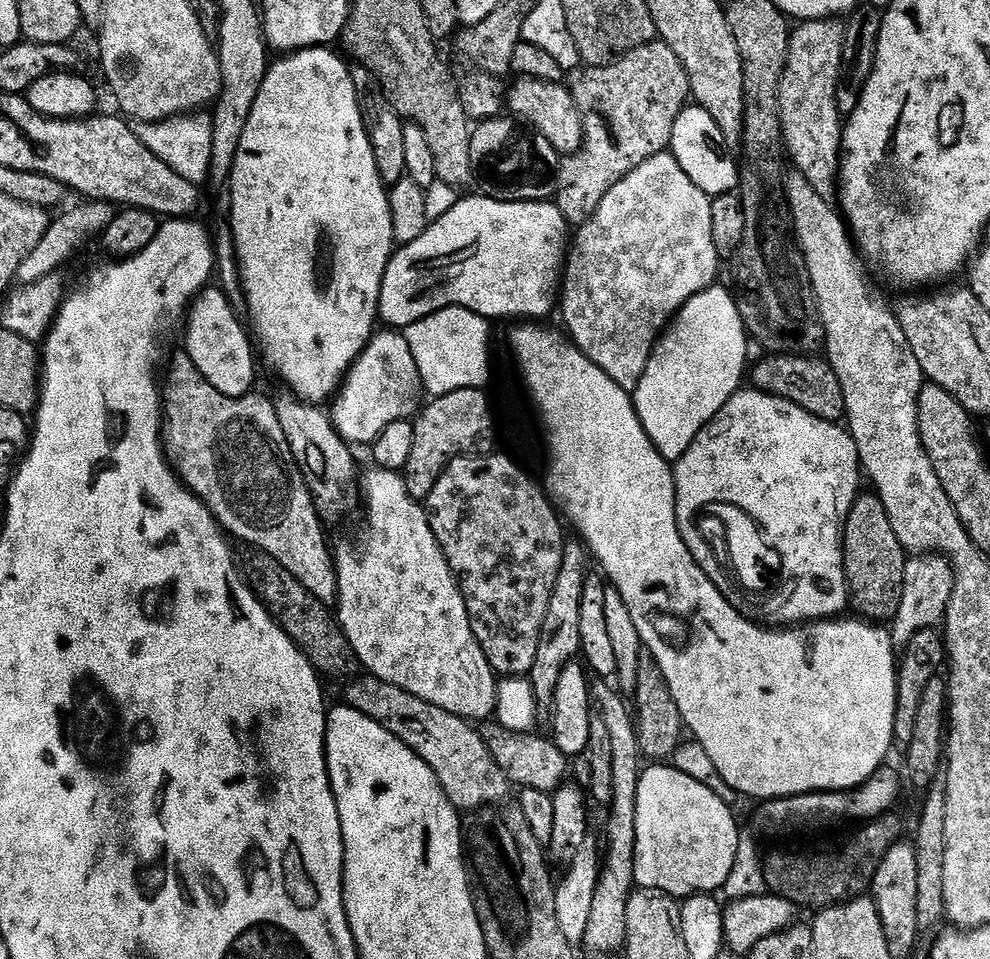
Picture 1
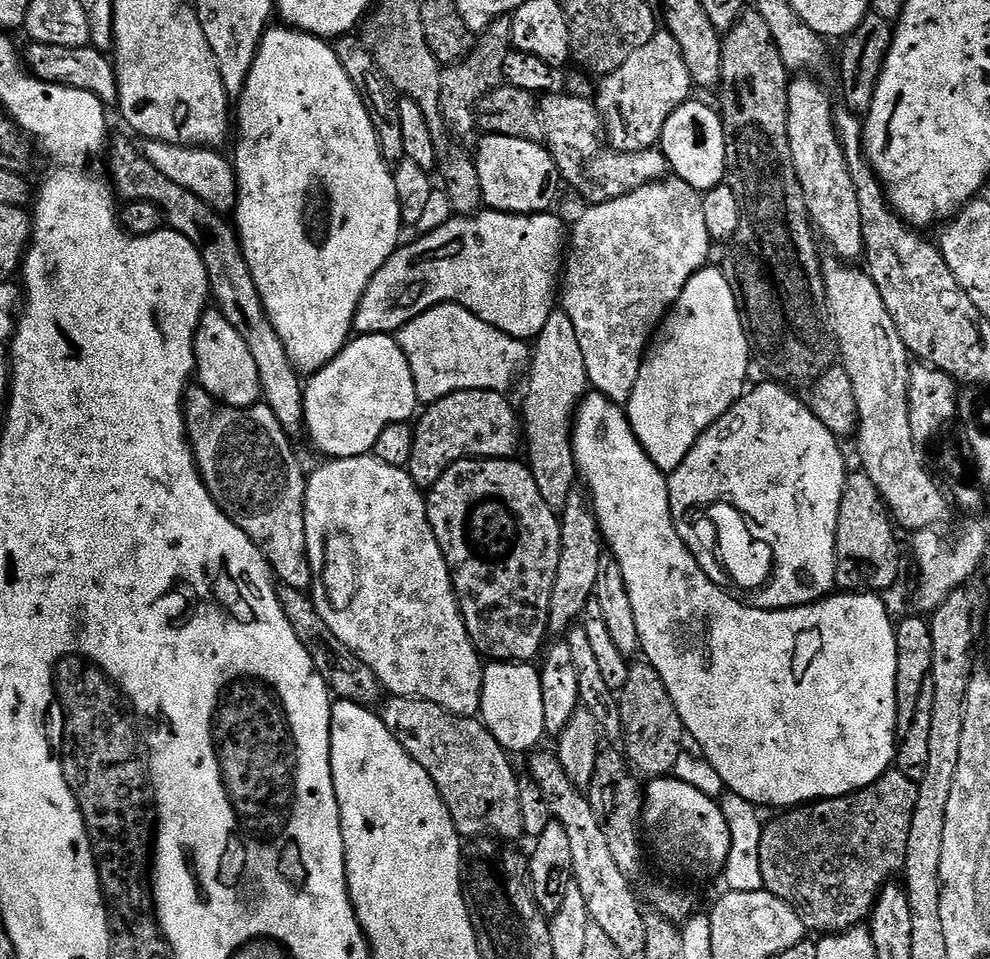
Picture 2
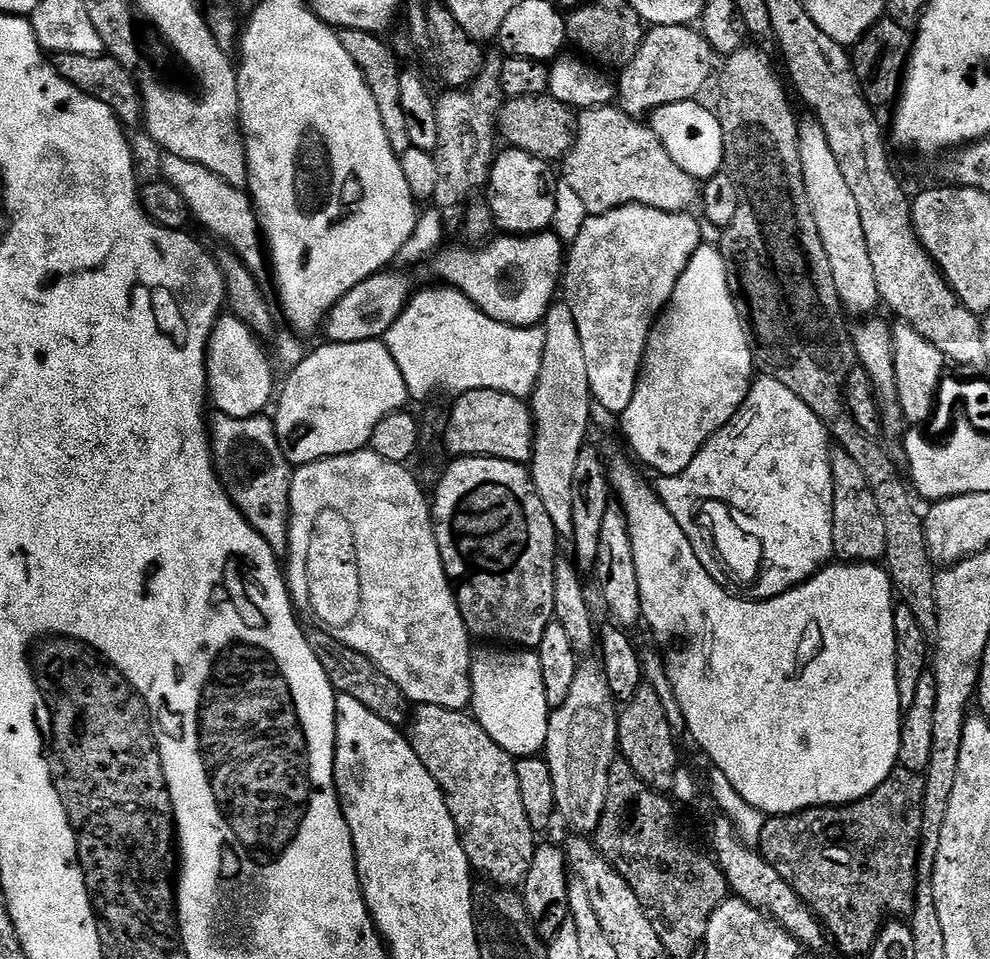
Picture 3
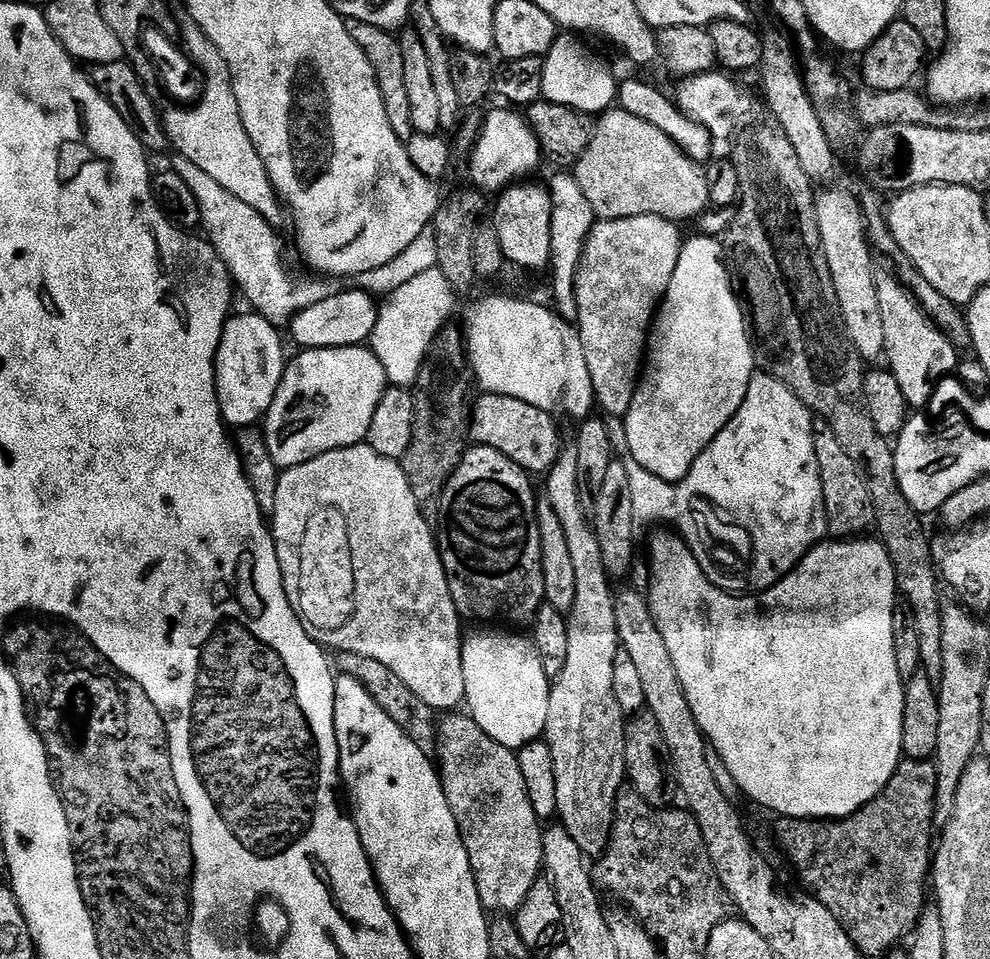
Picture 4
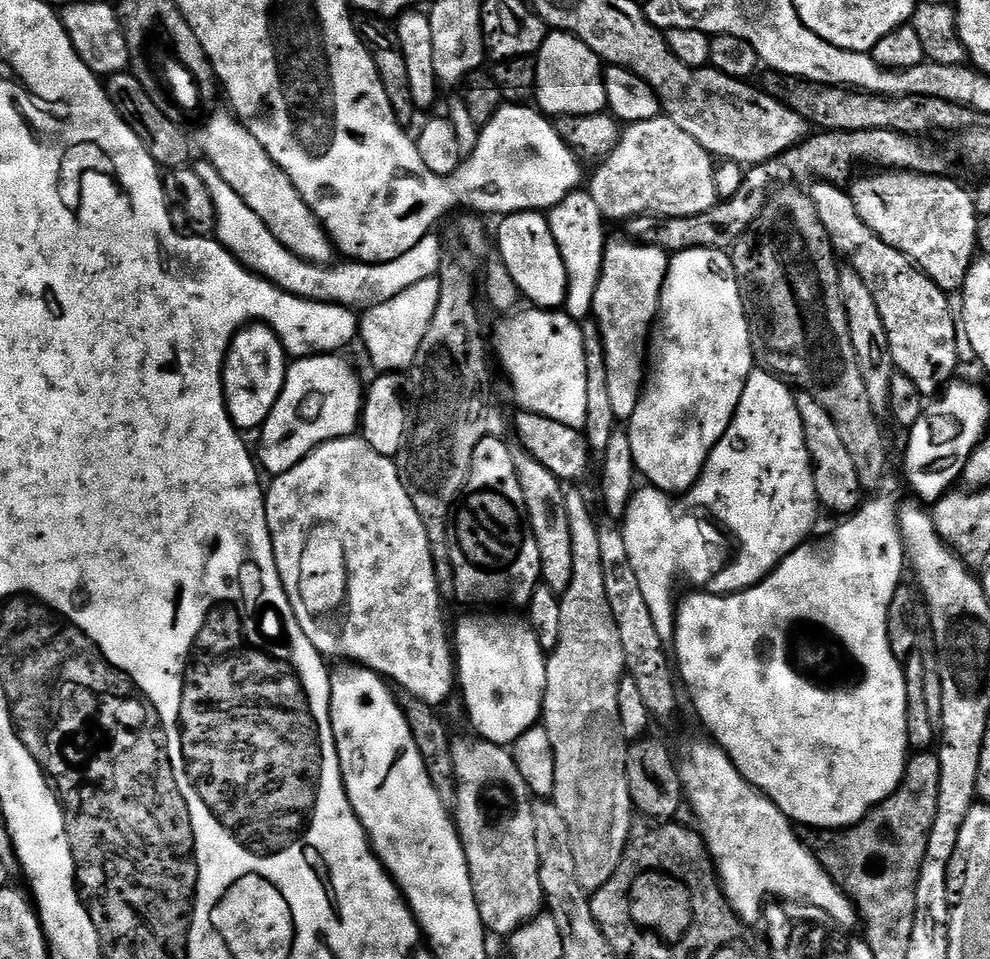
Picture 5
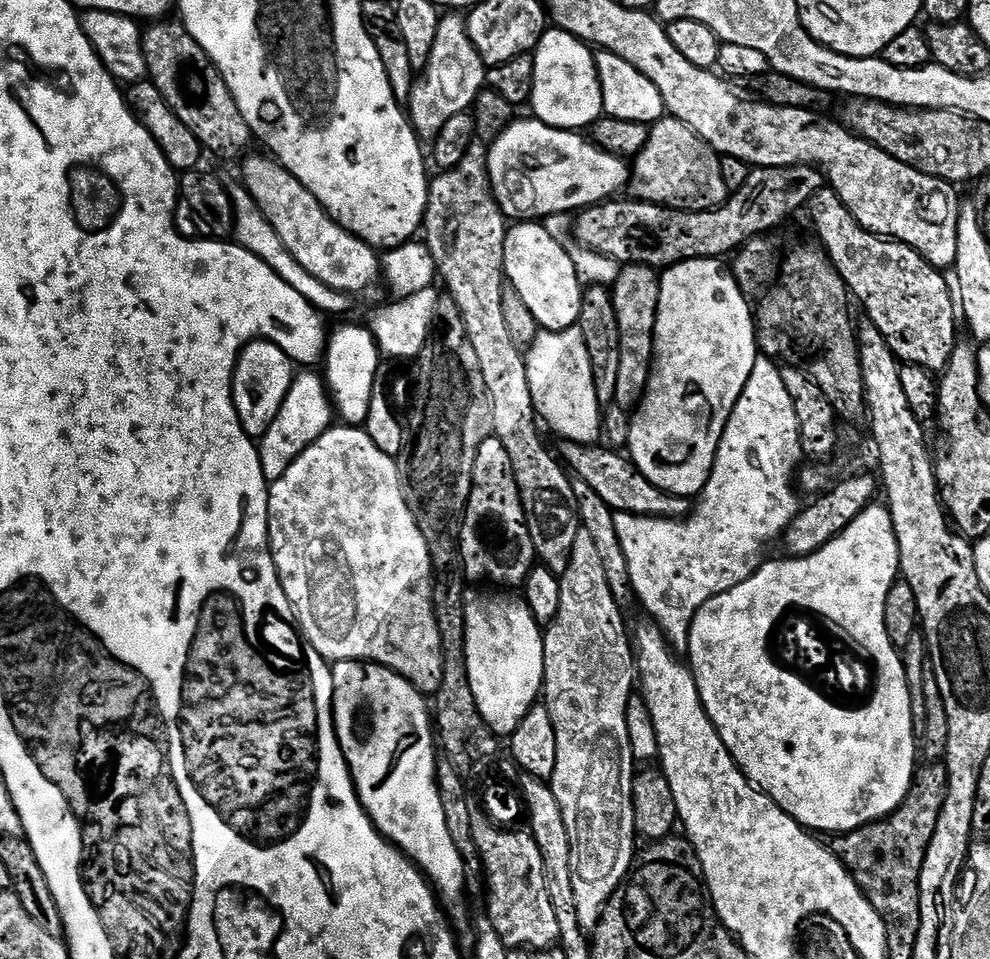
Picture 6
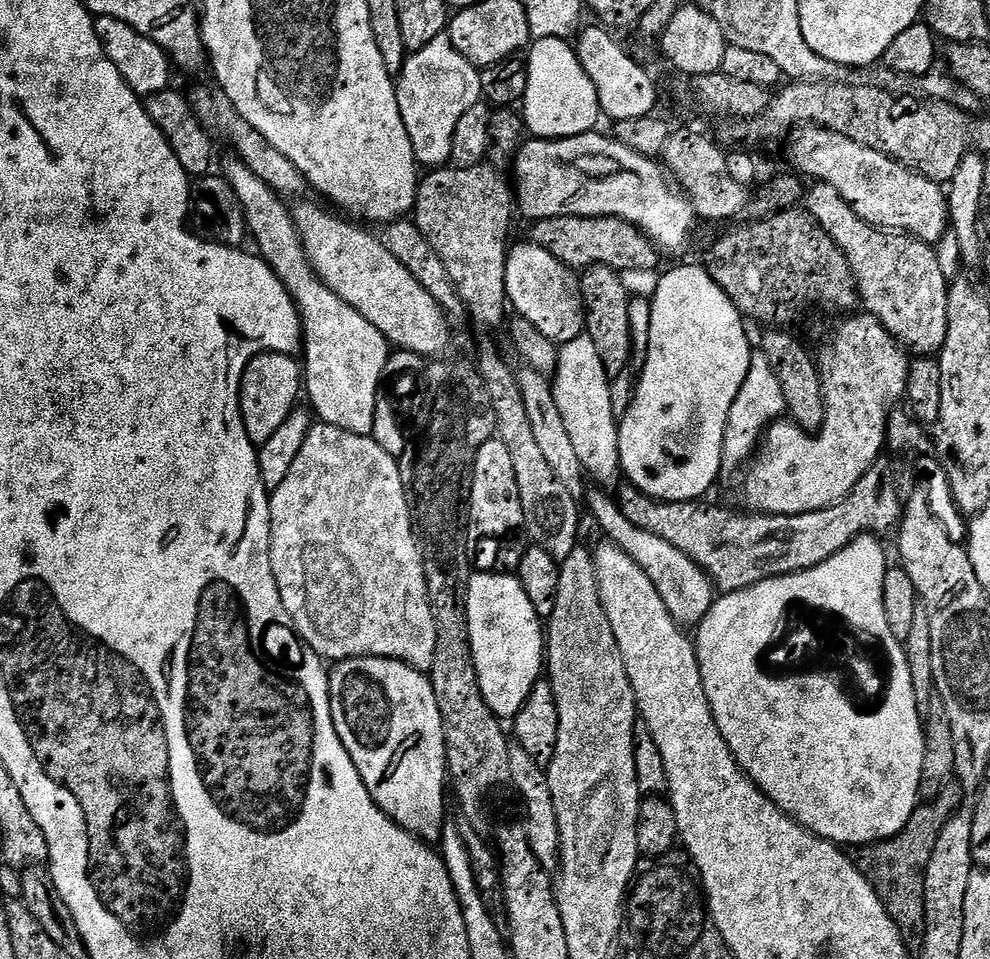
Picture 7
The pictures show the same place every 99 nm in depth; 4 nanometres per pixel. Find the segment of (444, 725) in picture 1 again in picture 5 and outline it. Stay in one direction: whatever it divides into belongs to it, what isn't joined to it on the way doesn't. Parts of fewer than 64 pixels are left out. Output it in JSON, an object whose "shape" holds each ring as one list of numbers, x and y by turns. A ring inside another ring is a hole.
{"shape":[[475,734,457,735,452,742,452,753,456,775,454,823,462,842,462,850,466,854,470,882,474,886,474,902,478,906,478,914,482,918,485,929,491,935,500,934,504,938,518,931,526,921,540,915,545,907,542,878,538,866,538,842,534,839,532,800,526,782,522,782,522,774,518,766,514,766,511,751,505,745,482,740],[492,787,509,792,513,802,516,803,508,820,488,820,488,812,484,809,484,792,490,791]]}

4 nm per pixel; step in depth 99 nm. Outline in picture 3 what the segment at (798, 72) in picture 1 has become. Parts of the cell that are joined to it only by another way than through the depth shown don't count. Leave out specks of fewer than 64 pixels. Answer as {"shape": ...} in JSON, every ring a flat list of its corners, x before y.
{"shape":[[814,118,801,119,798,130,798,154,802,158,802,178,806,182,806,198,810,198,810,210,814,214,814,223,818,226,818,235,822,237,822,250,826,250,826,258,830,258,830,270,834,273,834,286,838,290,838,298,843,304,845,313,852,312,856,318,868,318,882,301,878,294,878,282,874,282,874,265,870,263,870,249,866,246,866,234,862,231,862,218,858,214,858,205,846,178,842,178,842,170,838,166,838,158,830,151,830,142,826,138,826,130]]}

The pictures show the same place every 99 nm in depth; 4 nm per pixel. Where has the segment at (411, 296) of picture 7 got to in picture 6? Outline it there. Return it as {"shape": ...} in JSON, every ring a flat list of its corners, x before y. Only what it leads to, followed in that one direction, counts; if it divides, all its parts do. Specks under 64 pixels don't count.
{"shape":[[267,155,251,156,243,161,244,188,254,198,254,202,258,202,262,214,266,214,278,238,282,238,282,246,294,254,294,262,298,262,306,274,314,274,318,282,330,286,336,292,349,294,364,292,375,280,381,279,382,260,377,249,338,226,338,222,330,218,318,198,314,198,314,194,310,194,310,190,306,190,306,186,302,186,294,174,286,171,279,160]]}

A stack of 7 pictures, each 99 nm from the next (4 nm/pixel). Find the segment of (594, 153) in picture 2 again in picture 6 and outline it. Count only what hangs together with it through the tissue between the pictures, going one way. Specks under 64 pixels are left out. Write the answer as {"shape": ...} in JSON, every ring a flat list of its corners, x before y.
{"shape":[[665,115,648,130,646,142,630,164,630,191,647,204,660,204,663,208,705,212,728,201,729,190,722,179,720,153,716,152,686,122]]}

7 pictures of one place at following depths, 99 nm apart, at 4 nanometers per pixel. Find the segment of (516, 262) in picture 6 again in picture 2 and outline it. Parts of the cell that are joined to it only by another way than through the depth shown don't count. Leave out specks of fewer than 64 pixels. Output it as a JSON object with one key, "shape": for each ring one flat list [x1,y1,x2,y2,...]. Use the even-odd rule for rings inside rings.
{"shape":[[484,134,479,138,480,145,474,151,474,159,478,179,482,181,485,205,491,211,509,212,515,216,537,216,539,212,552,212,562,192,562,181,558,166,547,147,534,140,510,138,506,134],[536,168,540,168,540,180,532,180,532,184,544,184,544,188,556,196,548,196,548,200,544,200,544,188,524,188,524,176,536,176],[532,192,536,192,536,200,532,200]]}

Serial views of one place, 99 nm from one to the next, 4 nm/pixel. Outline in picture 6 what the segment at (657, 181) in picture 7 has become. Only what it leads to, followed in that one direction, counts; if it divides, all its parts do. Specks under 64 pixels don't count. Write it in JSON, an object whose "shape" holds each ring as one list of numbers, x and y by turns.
{"shape":[[527,119,513,120,512,125,488,150,488,177,492,183,492,192,509,221,540,222,559,212,575,214,592,204,602,204,609,198,619,197,620,190,627,187,630,168,621,157,602,150,579,131,551,128,538,119]]}

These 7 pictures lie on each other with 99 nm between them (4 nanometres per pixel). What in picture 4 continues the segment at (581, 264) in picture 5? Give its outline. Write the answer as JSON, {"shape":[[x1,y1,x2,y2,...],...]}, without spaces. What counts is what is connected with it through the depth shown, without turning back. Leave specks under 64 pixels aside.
{"shape":[[560,170,554,173,548,189,552,193,551,200,551,262,552,284,554,286,554,311,566,321,574,322,578,318,578,298,576,297,576,275,582,262,584,247,588,241,590,230,598,223,598,217,586,202,586,194,582,194,582,186,578,186,575,175]]}

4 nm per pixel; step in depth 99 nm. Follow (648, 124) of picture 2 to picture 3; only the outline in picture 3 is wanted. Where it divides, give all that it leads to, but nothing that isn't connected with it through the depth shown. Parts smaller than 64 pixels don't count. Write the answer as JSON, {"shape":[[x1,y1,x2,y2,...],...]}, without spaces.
{"shape":[[686,24,649,27,638,54,619,73,618,107,628,116,644,118,662,106,696,100,712,76,712,59,711,45,695,27]]}

